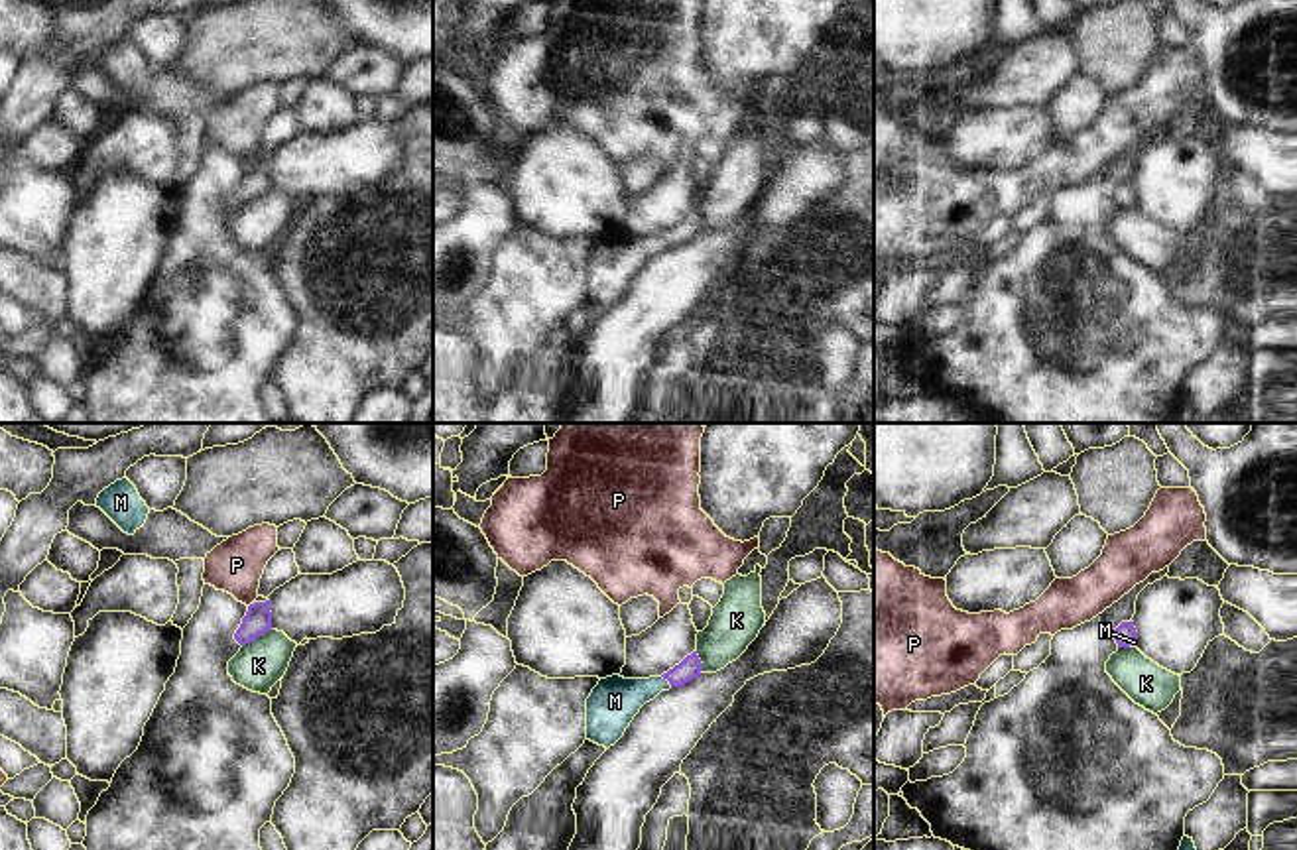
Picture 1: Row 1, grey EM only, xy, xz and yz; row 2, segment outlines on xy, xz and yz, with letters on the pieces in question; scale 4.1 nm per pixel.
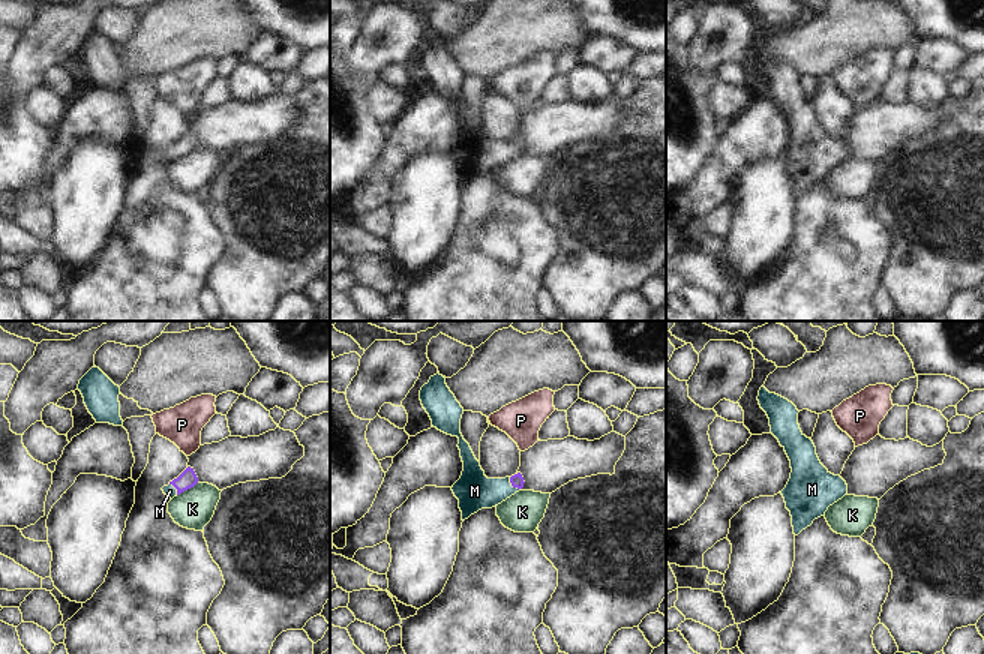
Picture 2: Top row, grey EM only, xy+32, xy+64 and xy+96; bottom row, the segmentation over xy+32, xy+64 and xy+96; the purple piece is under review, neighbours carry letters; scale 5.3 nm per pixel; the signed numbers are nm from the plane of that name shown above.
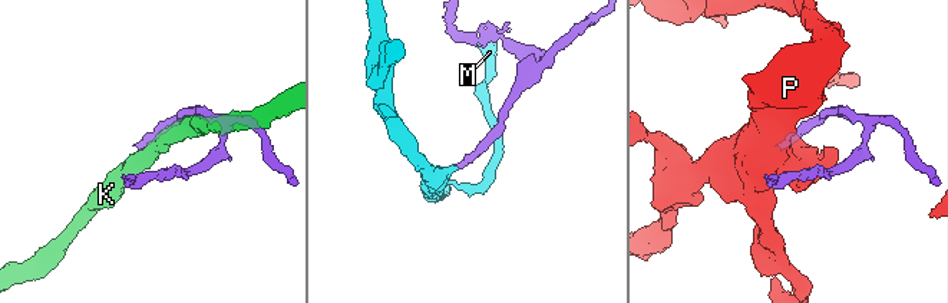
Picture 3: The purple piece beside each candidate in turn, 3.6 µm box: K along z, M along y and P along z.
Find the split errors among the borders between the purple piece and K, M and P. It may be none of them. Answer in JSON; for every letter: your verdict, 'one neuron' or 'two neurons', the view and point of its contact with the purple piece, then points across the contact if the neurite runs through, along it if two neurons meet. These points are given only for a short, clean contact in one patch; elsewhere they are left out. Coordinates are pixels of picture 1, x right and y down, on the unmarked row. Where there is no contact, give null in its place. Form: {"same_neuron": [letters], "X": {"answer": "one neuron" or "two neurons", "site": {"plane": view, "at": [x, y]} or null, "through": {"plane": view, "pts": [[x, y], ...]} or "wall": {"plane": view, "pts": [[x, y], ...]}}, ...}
{"same_neuron": ["M"], "K": {"answer": "two neurons", "site": {"plane": "xy", "at": [256, 195]}}, "M": {"answer": "one neuron", "site": {"plane": "xz", "at": [668, 239]}, "through": {"plane": "xz", "pts": [[689, 227], [668, 239], [615, 260]]}}, "P": {"answer": "two neurons", "site": {"plane": "xy", "at": [250, 164]}, "wall": {"plane": "xy", "pts": [[254, 162], [248, 166]]}}}

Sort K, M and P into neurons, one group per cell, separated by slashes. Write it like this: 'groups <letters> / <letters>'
groups K / M / P

